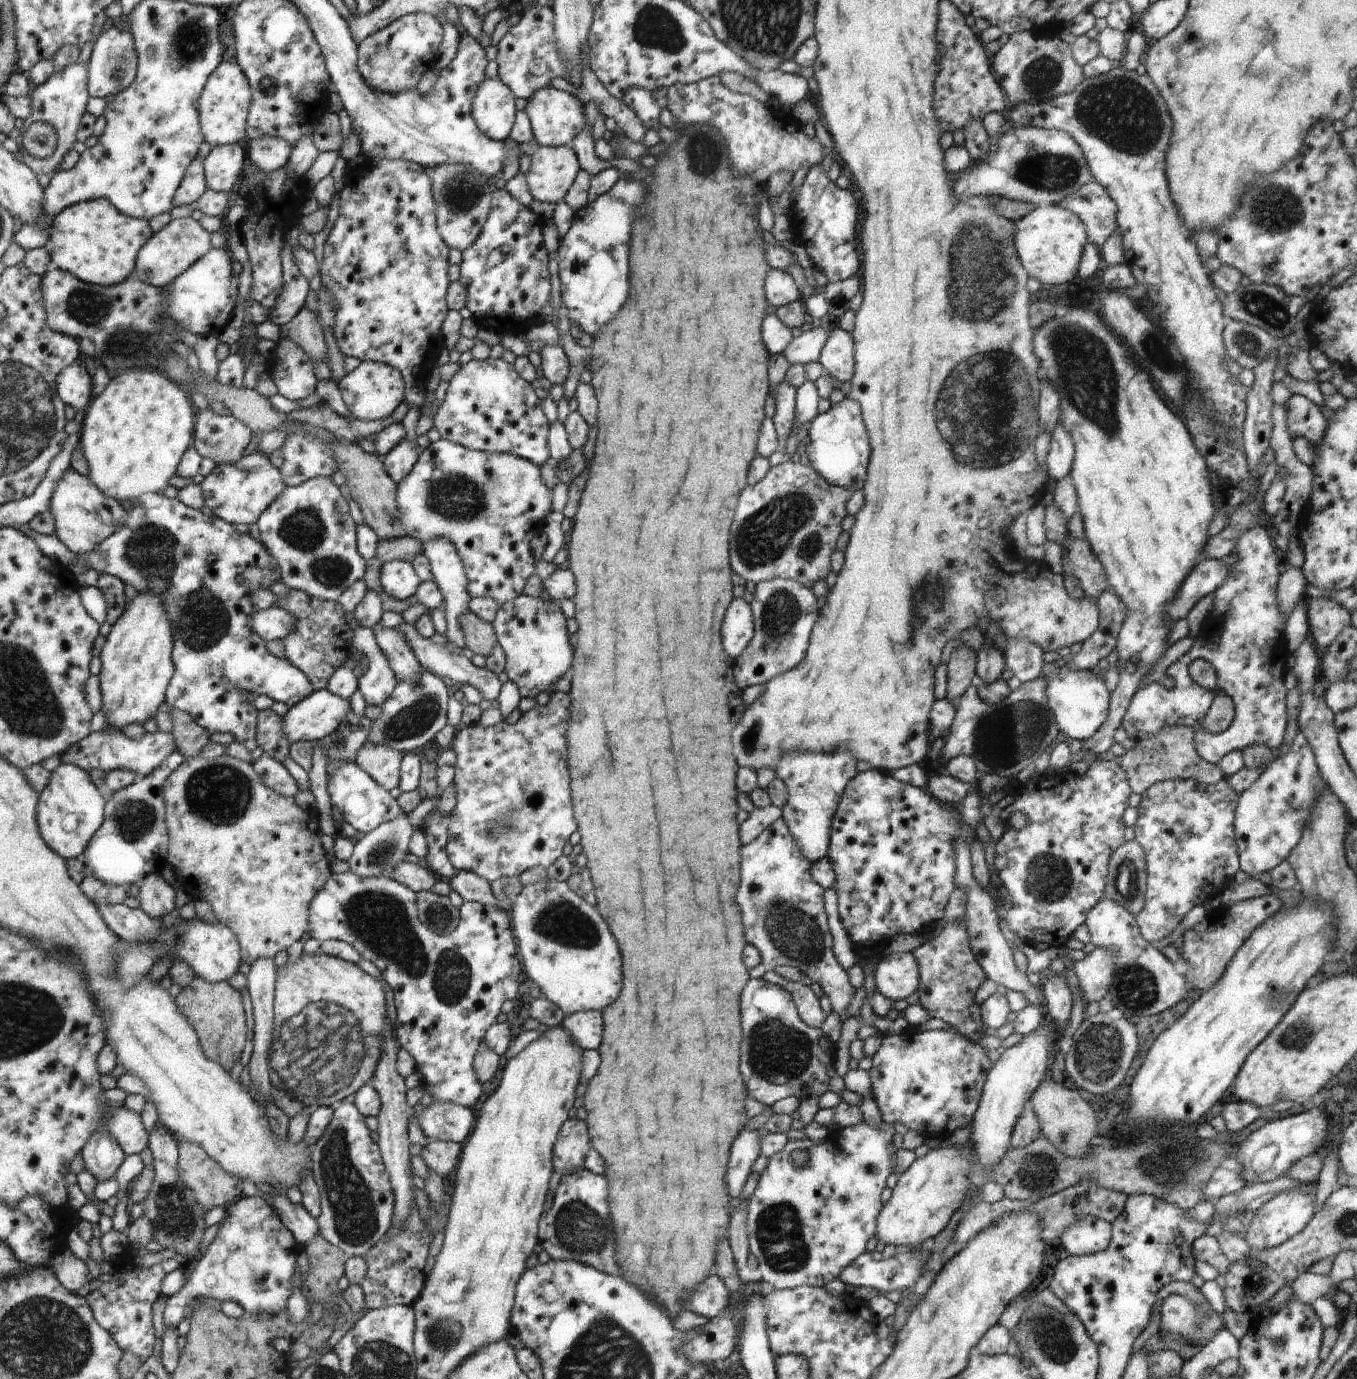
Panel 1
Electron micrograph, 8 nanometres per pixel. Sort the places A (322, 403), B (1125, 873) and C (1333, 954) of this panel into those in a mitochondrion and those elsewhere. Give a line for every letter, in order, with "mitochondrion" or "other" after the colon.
A: other
B: mitochondrion
C: other

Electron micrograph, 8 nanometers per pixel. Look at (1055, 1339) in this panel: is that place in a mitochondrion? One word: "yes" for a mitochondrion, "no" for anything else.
yes

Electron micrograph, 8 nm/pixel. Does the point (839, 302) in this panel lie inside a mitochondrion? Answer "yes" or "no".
no

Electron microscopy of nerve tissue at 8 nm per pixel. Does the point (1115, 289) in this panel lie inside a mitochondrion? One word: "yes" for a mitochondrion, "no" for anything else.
no

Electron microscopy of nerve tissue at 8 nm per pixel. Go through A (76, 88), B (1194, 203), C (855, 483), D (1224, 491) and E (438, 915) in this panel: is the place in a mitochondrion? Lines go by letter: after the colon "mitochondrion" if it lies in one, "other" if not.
A: other
B: other
C: other
D: other
E: mitochondrion

